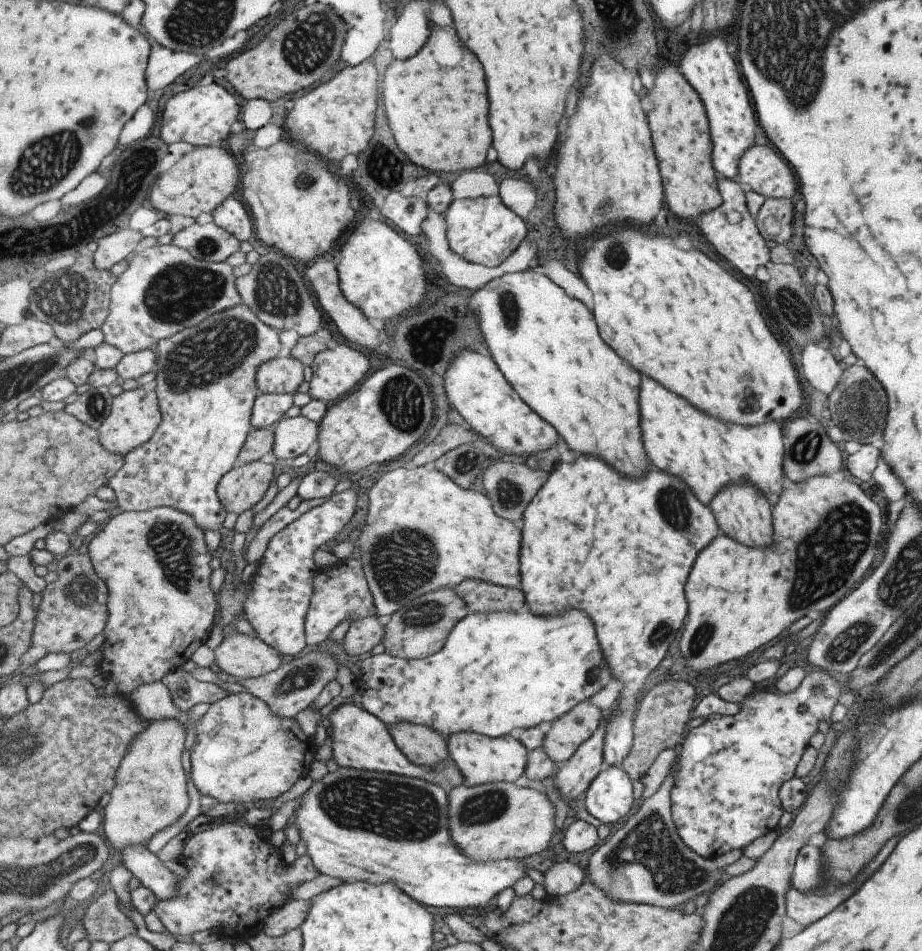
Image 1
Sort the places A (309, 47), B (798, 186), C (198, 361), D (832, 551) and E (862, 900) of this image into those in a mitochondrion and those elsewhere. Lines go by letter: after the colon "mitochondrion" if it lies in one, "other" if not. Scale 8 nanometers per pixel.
A: mitochondrion
B: other
C: mitochondrion
D: mitochondrion
E: other

